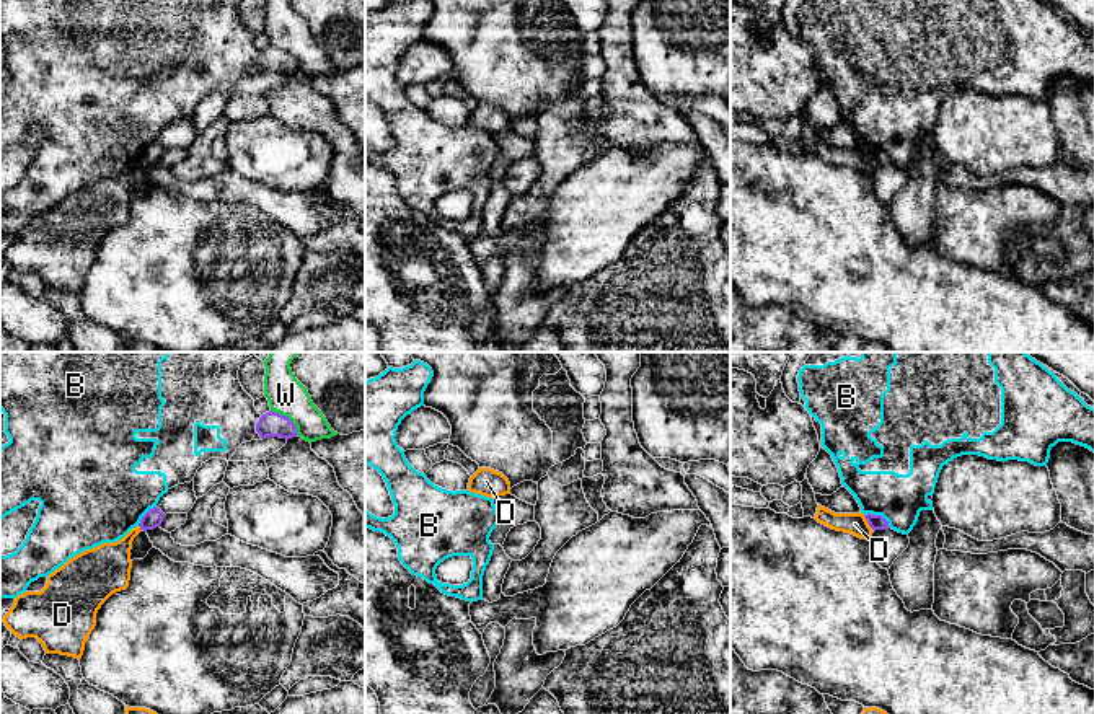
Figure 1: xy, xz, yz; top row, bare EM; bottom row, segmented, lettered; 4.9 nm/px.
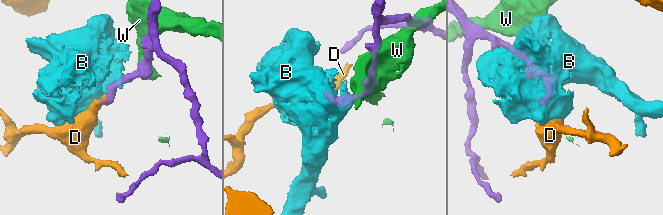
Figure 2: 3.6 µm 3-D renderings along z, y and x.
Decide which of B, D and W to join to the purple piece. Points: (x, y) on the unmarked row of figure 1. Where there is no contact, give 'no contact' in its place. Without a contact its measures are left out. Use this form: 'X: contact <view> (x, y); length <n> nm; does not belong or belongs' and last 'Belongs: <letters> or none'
B: contact yz (879, 150); length 150 nm; does not belong
D: contact yz (868, 157); length 90 nm; does not belong
W: contact xy (287, 52); length 190 nm; does not belong
Belongs: none

